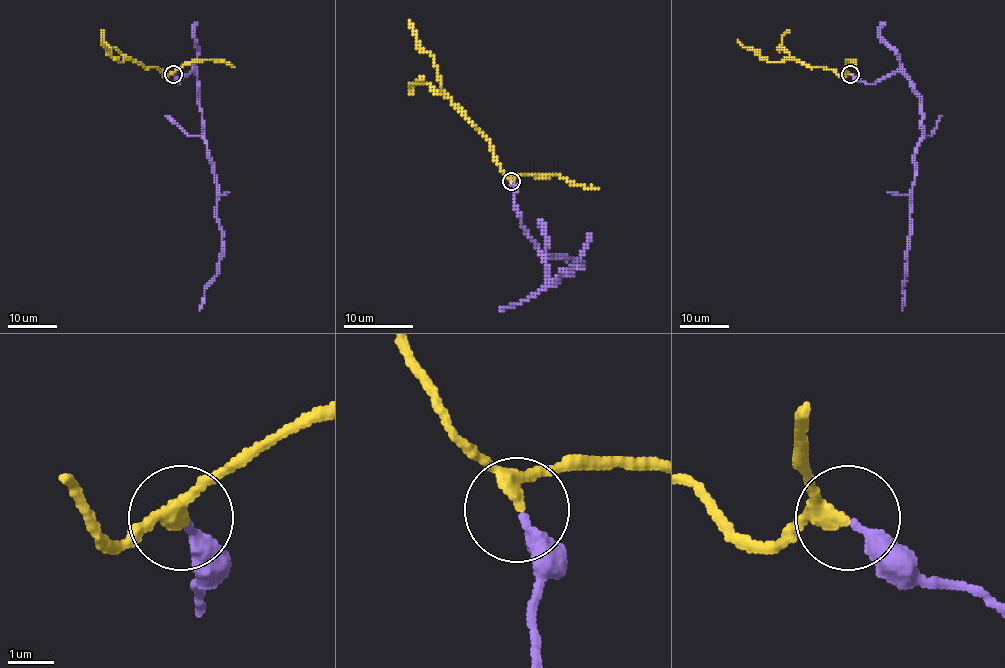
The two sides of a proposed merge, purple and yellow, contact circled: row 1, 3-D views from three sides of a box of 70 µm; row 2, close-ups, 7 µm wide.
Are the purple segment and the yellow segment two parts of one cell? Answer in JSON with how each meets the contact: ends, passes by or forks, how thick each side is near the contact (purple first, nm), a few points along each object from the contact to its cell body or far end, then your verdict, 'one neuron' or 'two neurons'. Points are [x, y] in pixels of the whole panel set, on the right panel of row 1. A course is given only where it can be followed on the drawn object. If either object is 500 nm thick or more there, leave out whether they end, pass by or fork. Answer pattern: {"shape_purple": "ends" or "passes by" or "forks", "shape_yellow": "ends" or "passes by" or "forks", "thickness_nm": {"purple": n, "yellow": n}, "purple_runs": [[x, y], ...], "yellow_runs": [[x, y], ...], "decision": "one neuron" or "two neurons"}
{"shape_purple": "ends", "shape_yellow": "passes by", "thickness_nm": {"purple": 280, "yellow": 260}, "purple_runs": [[851, 74], [859, 81], [876, 83], [902, 71], [920, 102], [923, 139], [915, 154], [910, 240], [902, 310]], "yellow_runs": [[850, 74], [839, 76], [833, 70], [809, 67], [795, 59], [769, 61], [738, 40]], "decision": "one neuron"}

